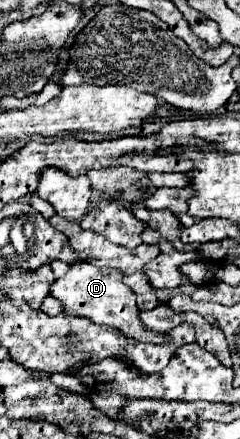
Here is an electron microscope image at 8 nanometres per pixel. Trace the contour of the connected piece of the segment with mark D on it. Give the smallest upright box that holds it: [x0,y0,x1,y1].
[50,263,166,343]

